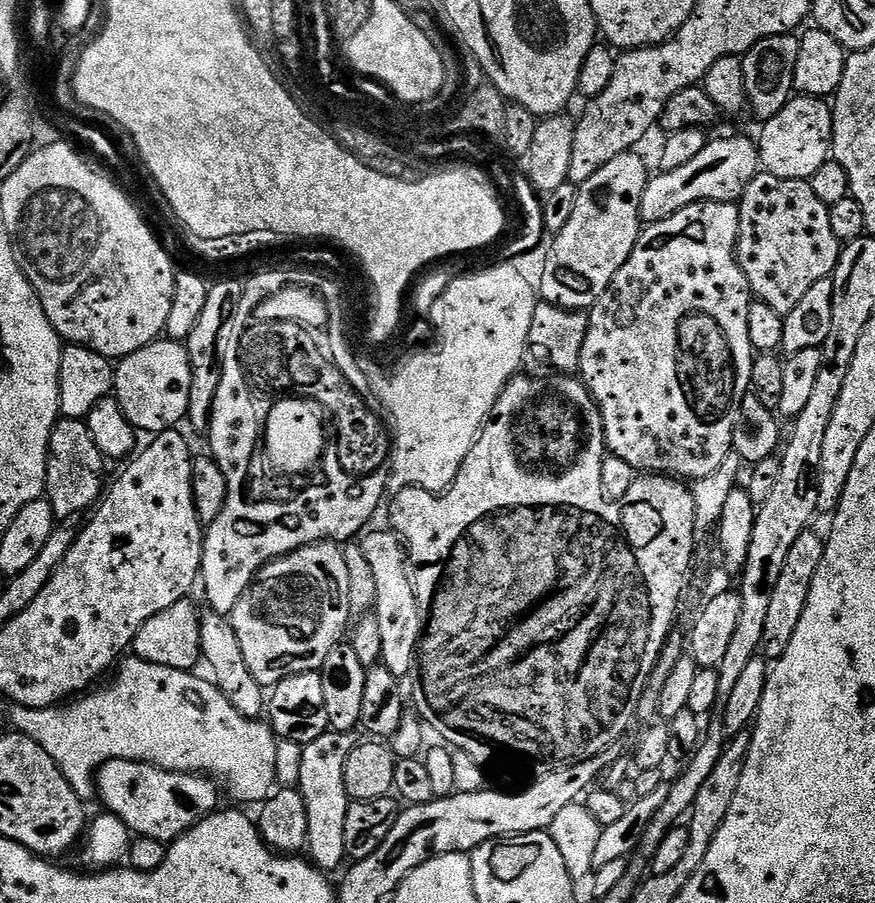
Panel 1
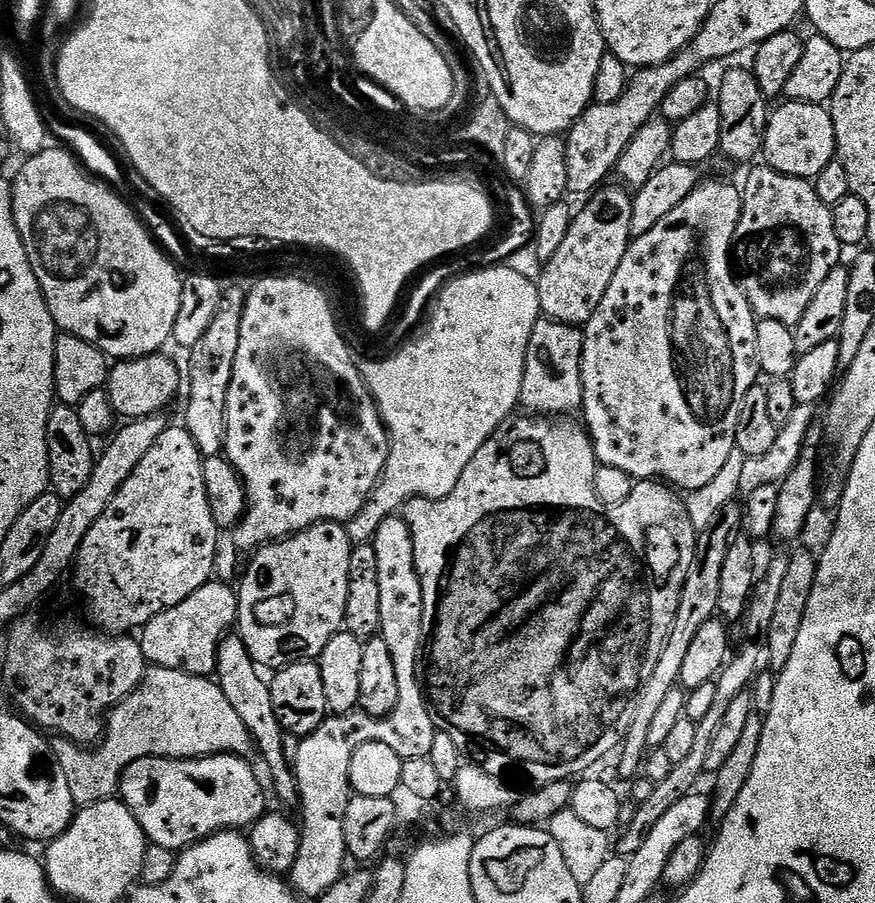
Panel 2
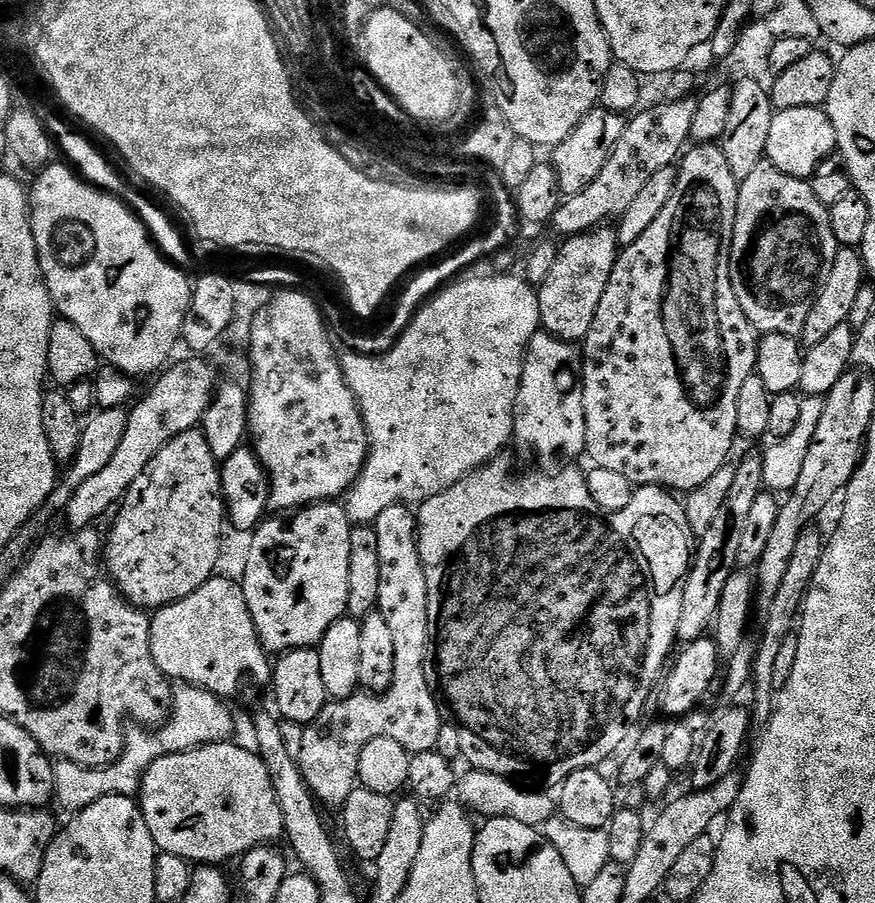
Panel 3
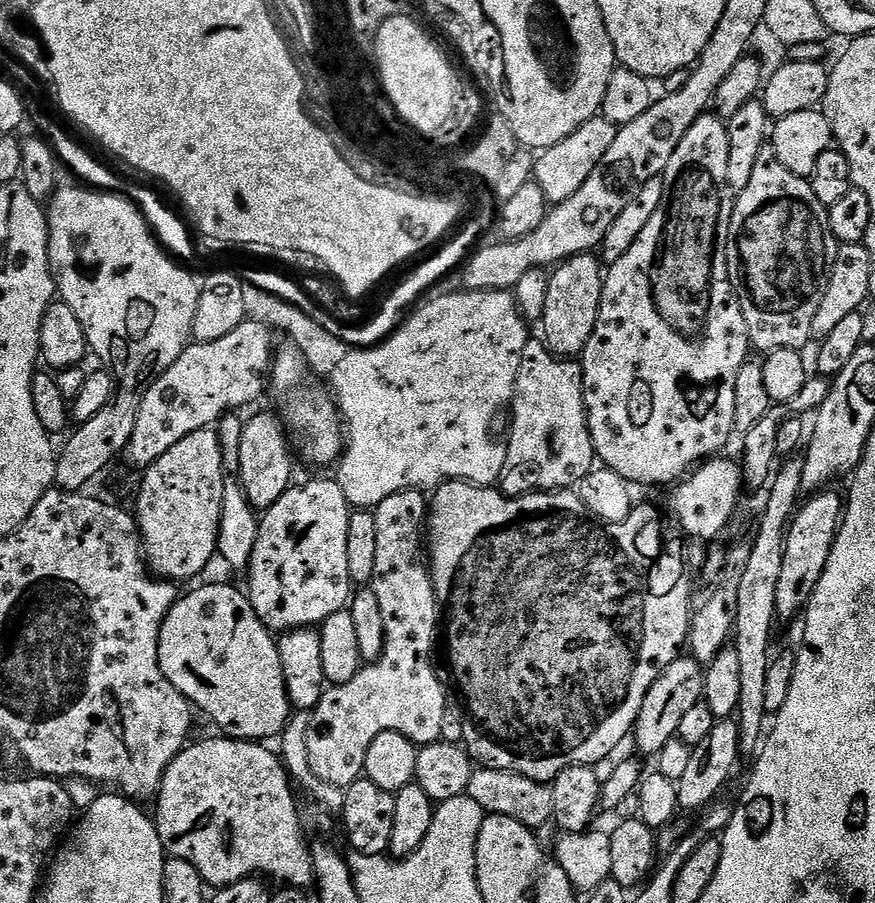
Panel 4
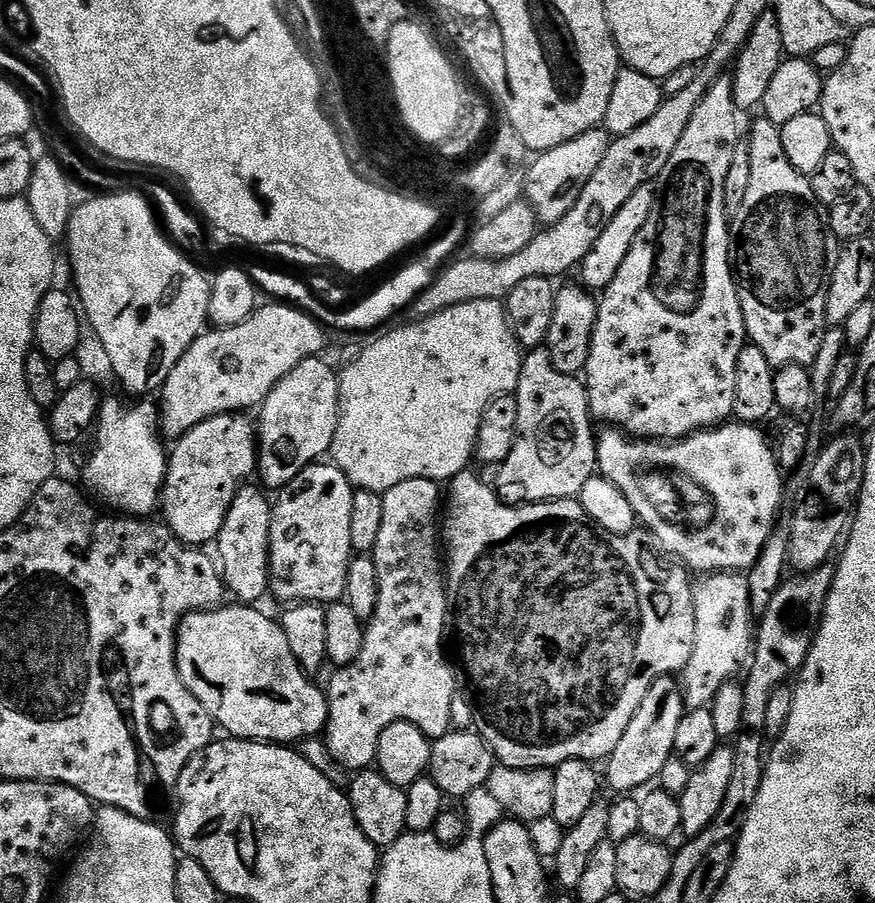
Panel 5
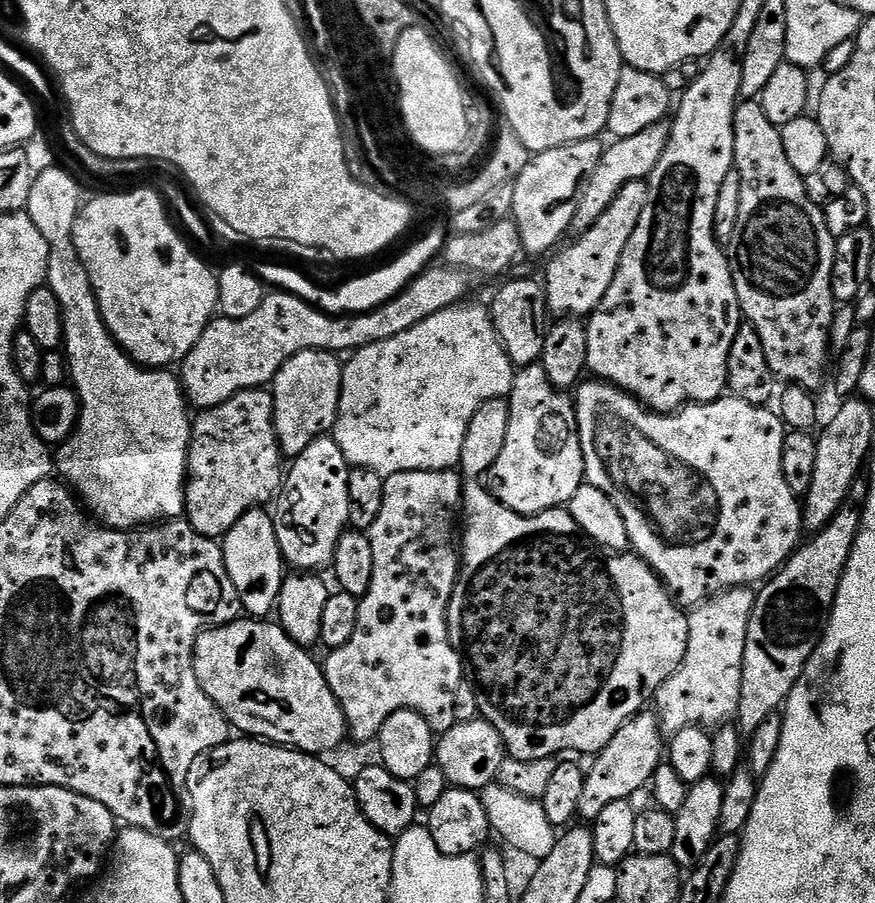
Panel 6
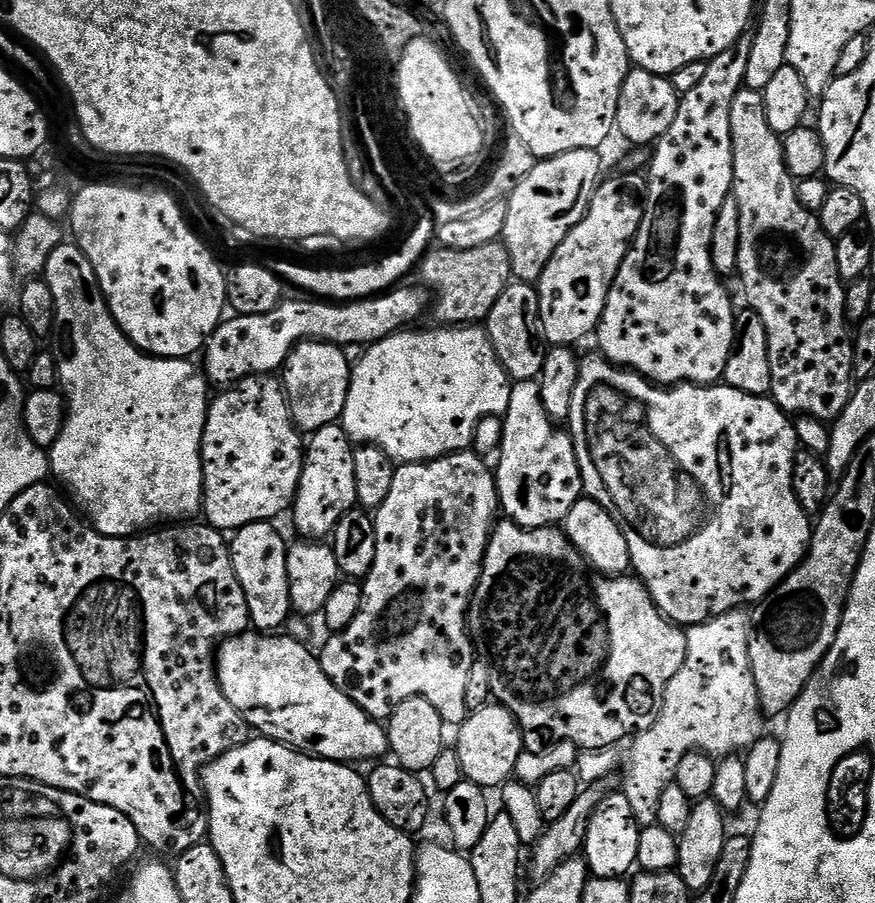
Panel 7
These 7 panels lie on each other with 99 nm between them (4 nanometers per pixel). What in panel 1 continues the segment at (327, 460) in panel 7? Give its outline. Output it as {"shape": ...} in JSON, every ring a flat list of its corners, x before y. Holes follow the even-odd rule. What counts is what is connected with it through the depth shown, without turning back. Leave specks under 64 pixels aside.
{"shape":[[325,542,300,548,265,564,252,585,242,594,238,606,234,606,230,619,234,634,238,634,242,655,246,657,246,666,250,666,250,674,254,674,254,678,258,678,266,690,271,690,287,676,319,672,326,658,330,658,330,650,334,650,345,639,349,631,348,619,353,619,353,616,350,570,346,566,344,549,339,543]]}

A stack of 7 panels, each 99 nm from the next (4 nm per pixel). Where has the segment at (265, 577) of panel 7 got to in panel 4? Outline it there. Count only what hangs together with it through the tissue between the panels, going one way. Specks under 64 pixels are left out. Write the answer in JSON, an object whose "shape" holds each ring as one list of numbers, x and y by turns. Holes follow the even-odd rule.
{"shape":[[227,413,218,422,217,436,223,452,223,510,220,515,219,542,217,553,232,567,245,569,252,558,255,542,257,542,259,530,259,515,249,499,246,498,245,488,240,478,241,466,239,465,239,447,241,446,244,420,237,413]]}

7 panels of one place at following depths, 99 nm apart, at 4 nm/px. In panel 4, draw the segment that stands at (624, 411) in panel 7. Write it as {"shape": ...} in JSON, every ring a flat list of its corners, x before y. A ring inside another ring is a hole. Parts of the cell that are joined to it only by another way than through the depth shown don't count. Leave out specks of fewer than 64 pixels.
{"shape":[[720,459,705,460,691,475,671,489,672,512,676,515,677,522,696,540,716,542,721,539,724,527,731,522,732,515,740,504,740,491,745,491,746,488,741,465,735,459]]}

